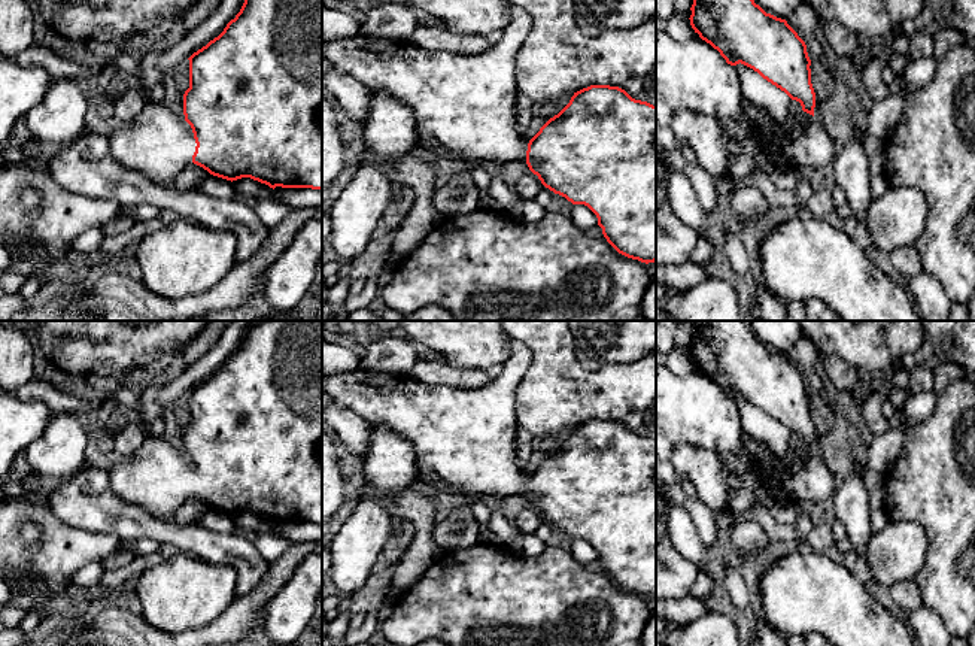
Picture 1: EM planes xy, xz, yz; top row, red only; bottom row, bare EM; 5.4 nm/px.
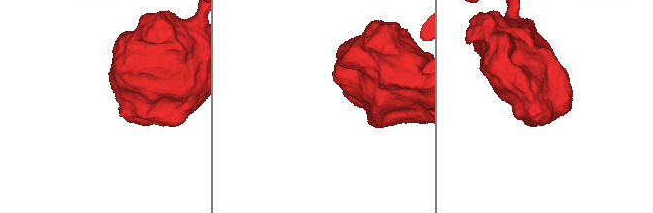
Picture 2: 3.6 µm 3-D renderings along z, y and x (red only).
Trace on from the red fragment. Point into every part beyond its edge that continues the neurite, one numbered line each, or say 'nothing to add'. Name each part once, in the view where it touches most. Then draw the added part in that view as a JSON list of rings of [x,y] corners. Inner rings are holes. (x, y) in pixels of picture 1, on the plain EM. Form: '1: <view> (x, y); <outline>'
1: xy (157, 478); [[[164,437],[143,439],[142,446],[124,462],[113,465],[107,474],[115,495],[160,519],[171,518],[185,501],[194,498],[197,477],[192,462]]]

